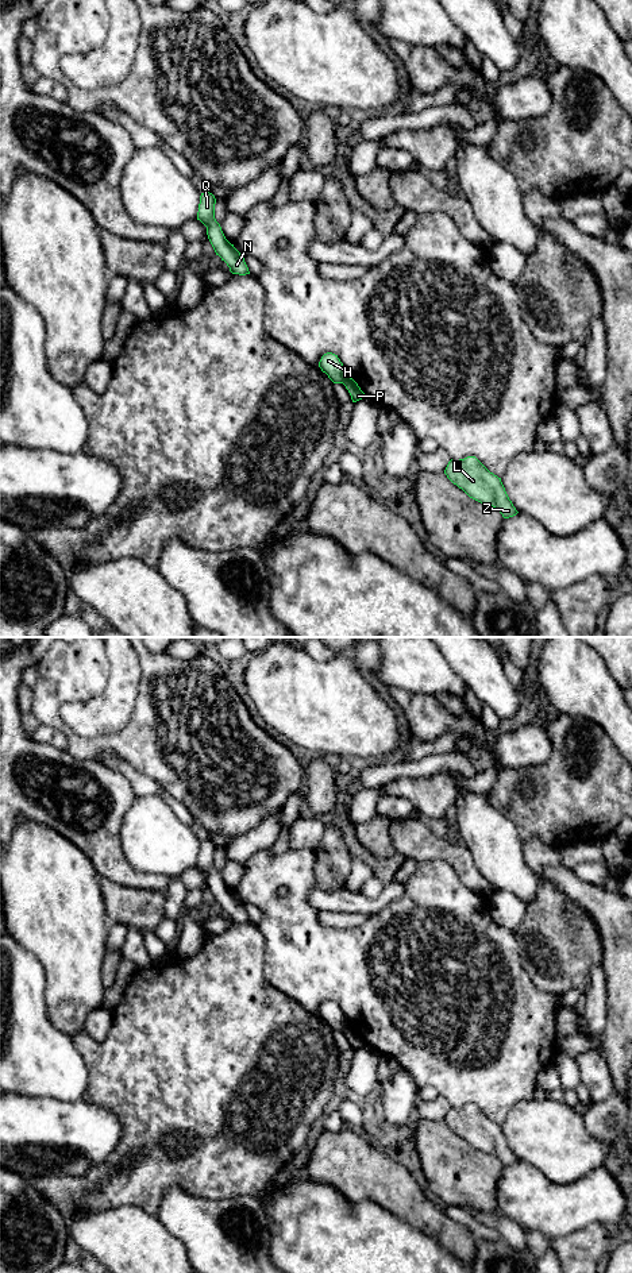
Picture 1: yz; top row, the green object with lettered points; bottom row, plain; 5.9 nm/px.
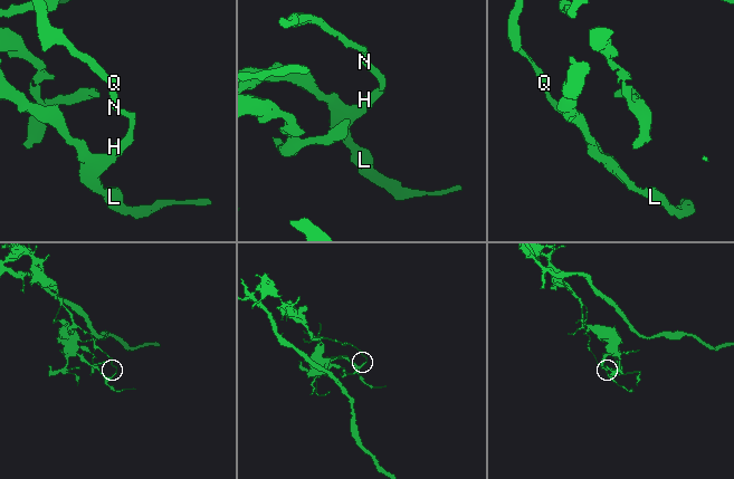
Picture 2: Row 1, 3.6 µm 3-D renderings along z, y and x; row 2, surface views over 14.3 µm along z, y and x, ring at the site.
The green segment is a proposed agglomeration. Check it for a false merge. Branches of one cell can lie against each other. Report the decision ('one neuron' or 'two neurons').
two neurons

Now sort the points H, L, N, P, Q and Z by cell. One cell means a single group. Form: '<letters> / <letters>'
H N Q / L P Z

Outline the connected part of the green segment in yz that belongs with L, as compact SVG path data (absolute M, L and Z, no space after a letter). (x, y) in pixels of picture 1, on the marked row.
M475 456L451 459L444 474L470 498L496 508L504 518L519 513L505 491L501 478L490 472Z

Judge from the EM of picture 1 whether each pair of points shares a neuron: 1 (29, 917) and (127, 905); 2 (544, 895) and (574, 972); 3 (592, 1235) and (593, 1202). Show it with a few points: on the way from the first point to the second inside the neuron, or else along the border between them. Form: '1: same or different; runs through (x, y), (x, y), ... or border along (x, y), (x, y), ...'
1: different; border along (99, 879), (103, 907), (110, 921)
2: same; runs through (550, 914), (558, 938), (558, 953)
3: different; border along (613, 1230), (598, 1223), (588, 1223), (562, 1235)

